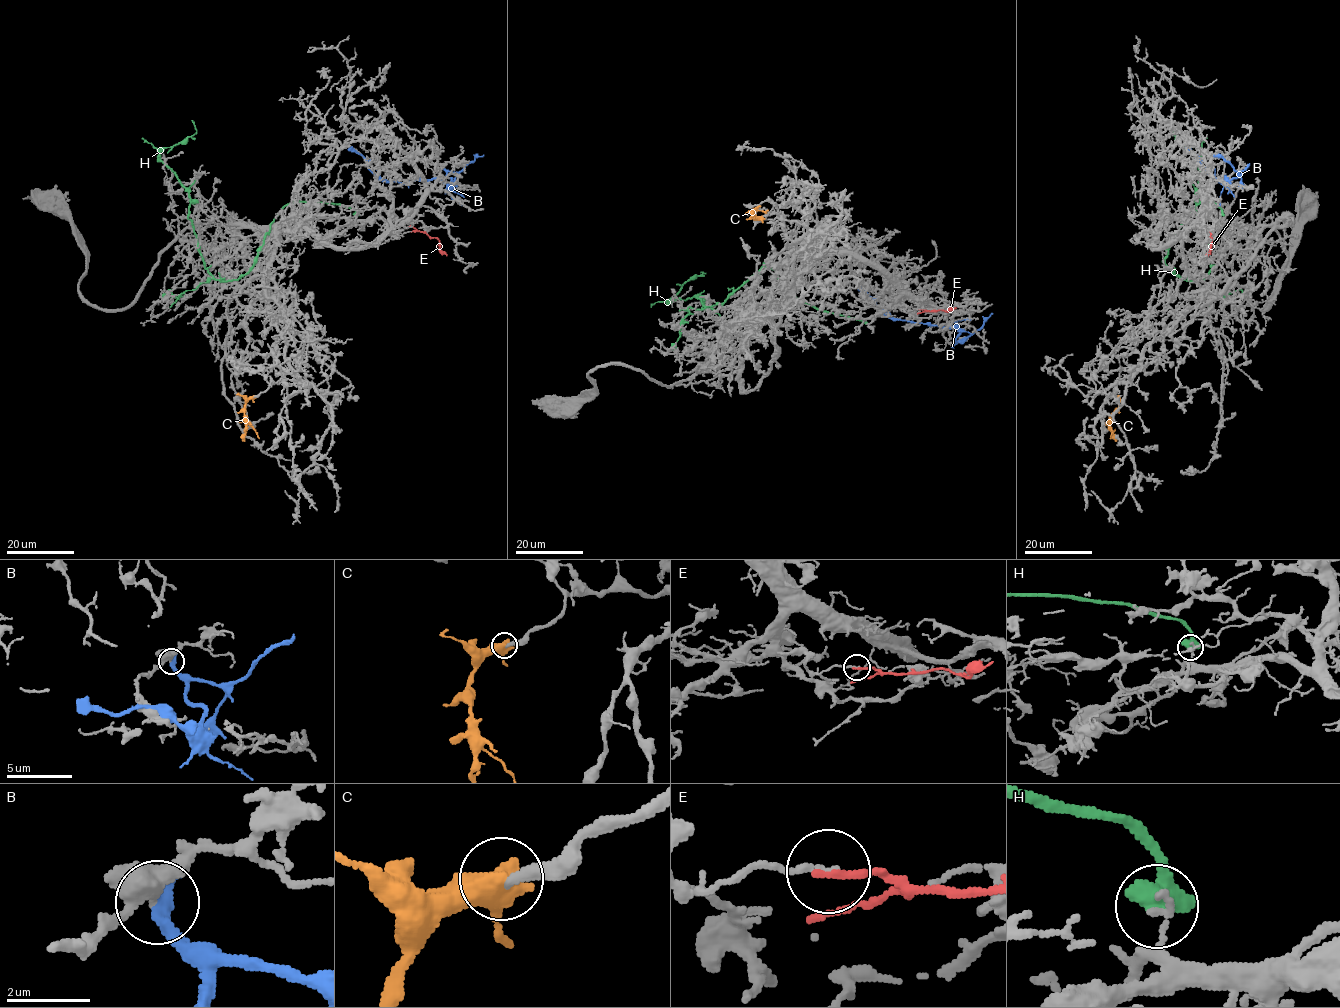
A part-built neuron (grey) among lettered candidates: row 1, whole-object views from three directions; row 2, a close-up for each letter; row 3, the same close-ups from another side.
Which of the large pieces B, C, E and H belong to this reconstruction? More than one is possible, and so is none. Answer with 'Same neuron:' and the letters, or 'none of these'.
Same neuron: C

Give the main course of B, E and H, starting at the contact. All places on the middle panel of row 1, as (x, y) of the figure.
B: (952, 347), (960, 331), (957, 327), (893, 319), (874, 299), (857, 288)
E: (919, 310), (948, 311), (955, 307)
H: (864, 321), (800, 301), (765, 265), (715, 311), (699, 295), (668, 302), (684, 283), (705, 273), (700, 273)

